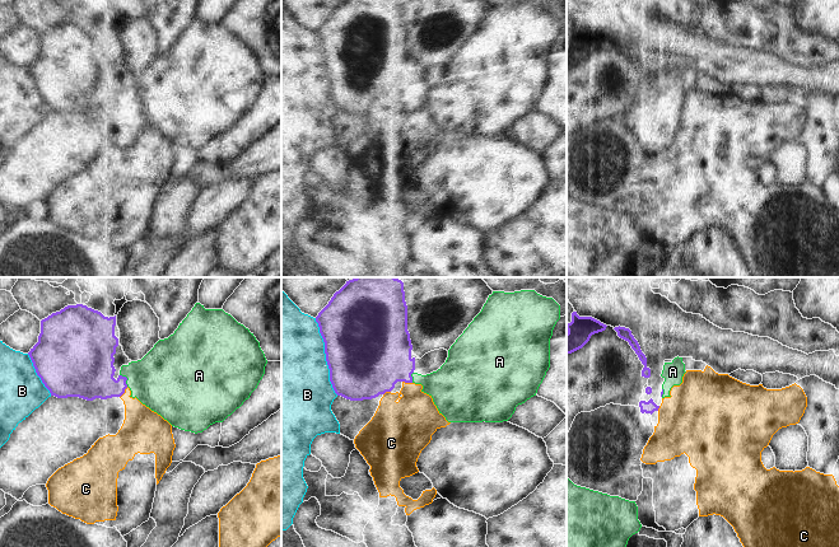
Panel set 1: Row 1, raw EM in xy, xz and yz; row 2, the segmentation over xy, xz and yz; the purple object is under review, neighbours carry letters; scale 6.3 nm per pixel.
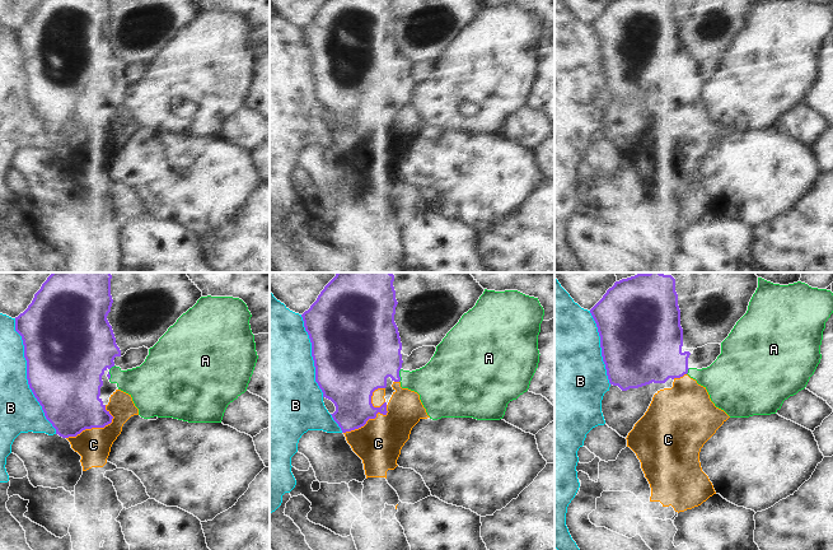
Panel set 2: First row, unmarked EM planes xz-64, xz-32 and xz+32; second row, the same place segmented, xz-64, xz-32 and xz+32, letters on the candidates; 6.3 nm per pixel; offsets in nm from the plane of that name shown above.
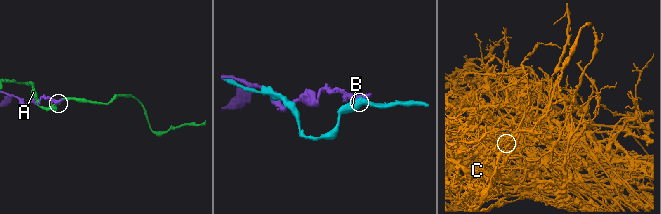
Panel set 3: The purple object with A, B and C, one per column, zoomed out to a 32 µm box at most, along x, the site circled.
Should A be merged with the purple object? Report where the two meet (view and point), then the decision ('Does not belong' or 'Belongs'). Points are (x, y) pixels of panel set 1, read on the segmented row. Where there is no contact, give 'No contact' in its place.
Touches purple at xy (126, 379). Does not belong.

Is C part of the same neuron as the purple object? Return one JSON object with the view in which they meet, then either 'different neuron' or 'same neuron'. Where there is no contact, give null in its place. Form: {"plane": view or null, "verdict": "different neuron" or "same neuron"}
{"plane": "xy", "verdict": "different neuron"}

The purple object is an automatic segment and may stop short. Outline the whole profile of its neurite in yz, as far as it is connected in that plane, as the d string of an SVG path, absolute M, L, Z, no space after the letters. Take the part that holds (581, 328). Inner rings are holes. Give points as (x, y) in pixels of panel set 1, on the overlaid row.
M572 313L572 322L567 324L567 355L582 349L592 335L606 329L606 324L592 317L579 317Z

